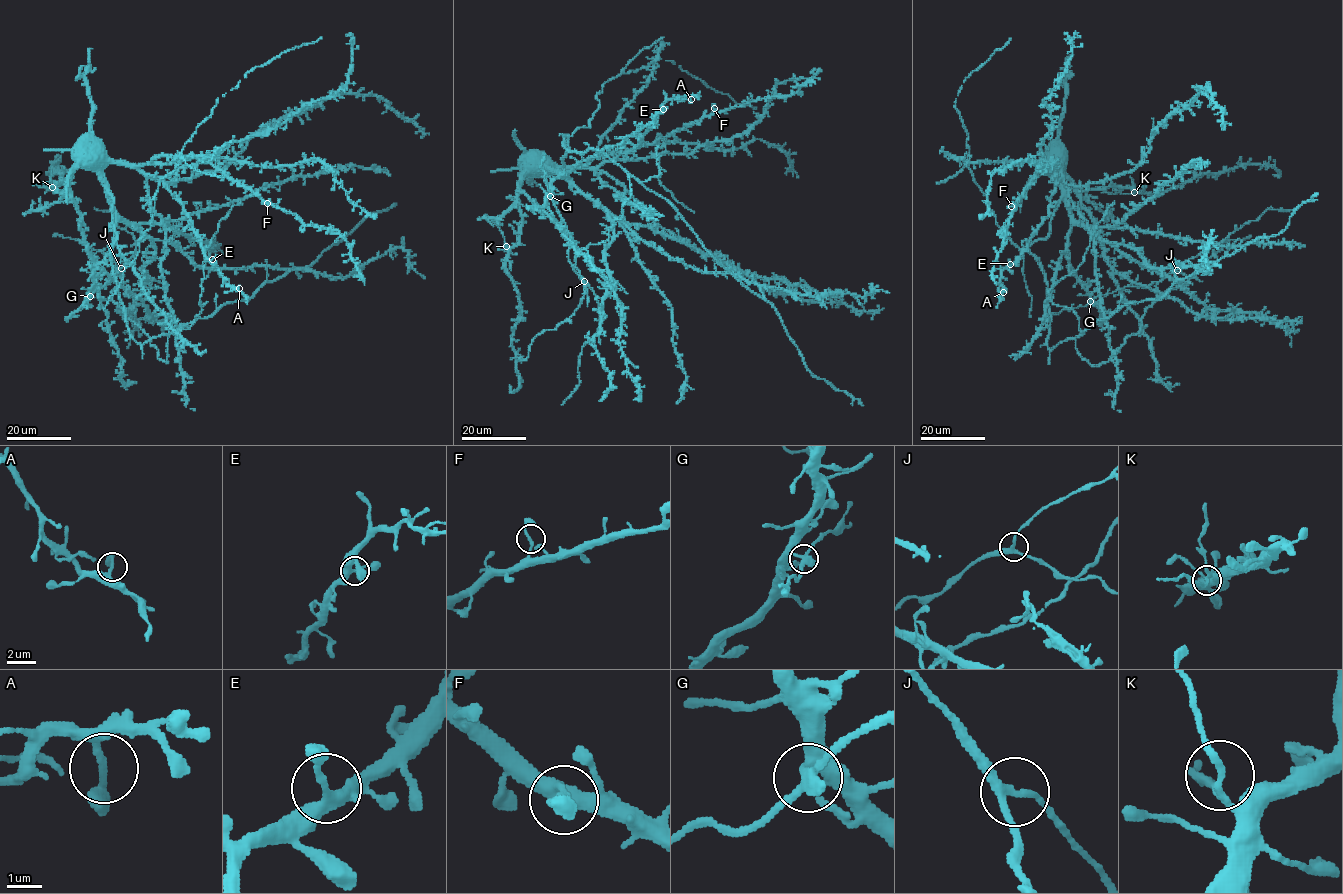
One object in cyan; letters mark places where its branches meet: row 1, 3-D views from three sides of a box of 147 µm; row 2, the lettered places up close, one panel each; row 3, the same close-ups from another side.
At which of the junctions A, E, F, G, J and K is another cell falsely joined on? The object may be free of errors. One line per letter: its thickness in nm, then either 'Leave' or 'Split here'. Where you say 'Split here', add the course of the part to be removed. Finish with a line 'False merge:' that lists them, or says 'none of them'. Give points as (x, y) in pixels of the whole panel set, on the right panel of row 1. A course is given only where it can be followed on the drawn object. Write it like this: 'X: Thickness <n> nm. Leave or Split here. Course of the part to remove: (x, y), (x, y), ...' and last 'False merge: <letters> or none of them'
A: Thickness 180 nm. Leave
E: Thickness 240 nm. Leave
F: Thickness 170 nm. Leave
G: Thickness 280 nm. Leave
J: Thickness 240 nm. Leave
K: Thickness 150 nm. Split here. Course of the part to remove: (1134, 192), (1102, 192)
False merge: K

